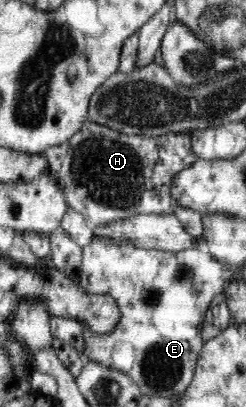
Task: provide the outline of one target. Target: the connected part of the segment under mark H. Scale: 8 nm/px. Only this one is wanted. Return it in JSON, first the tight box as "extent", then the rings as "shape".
{"extent":[42,121,199,228],"shape":[[[88,121],[67,143],[48,149],[42,156],[58,173],[68,206],[80,212],[91,228],[140,214],[173,213],[170,182],[175,173],[199,159],[191,151],[189,132],[139,137]]]}

